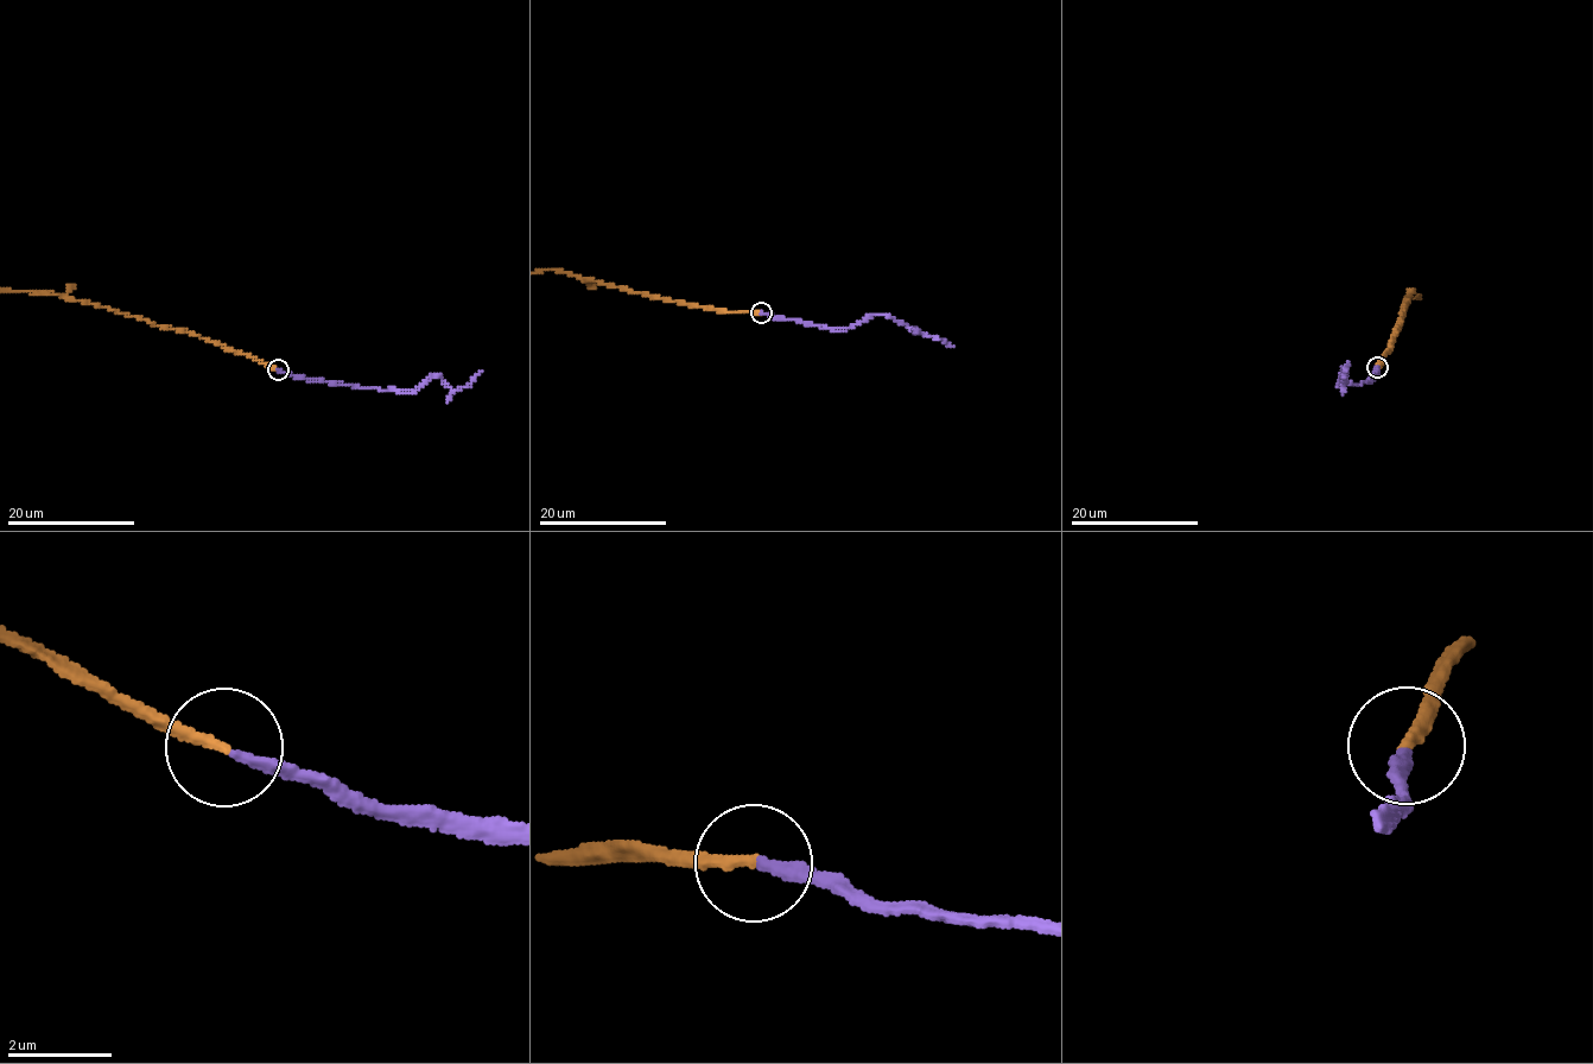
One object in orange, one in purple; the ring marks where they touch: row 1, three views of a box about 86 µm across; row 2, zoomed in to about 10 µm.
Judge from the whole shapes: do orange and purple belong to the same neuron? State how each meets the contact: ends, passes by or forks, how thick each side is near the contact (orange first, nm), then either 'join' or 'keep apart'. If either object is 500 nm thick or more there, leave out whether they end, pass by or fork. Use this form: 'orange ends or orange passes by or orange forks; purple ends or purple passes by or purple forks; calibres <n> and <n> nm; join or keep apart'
orange ends; purple ends; calibres 200 and 220 nm; join

